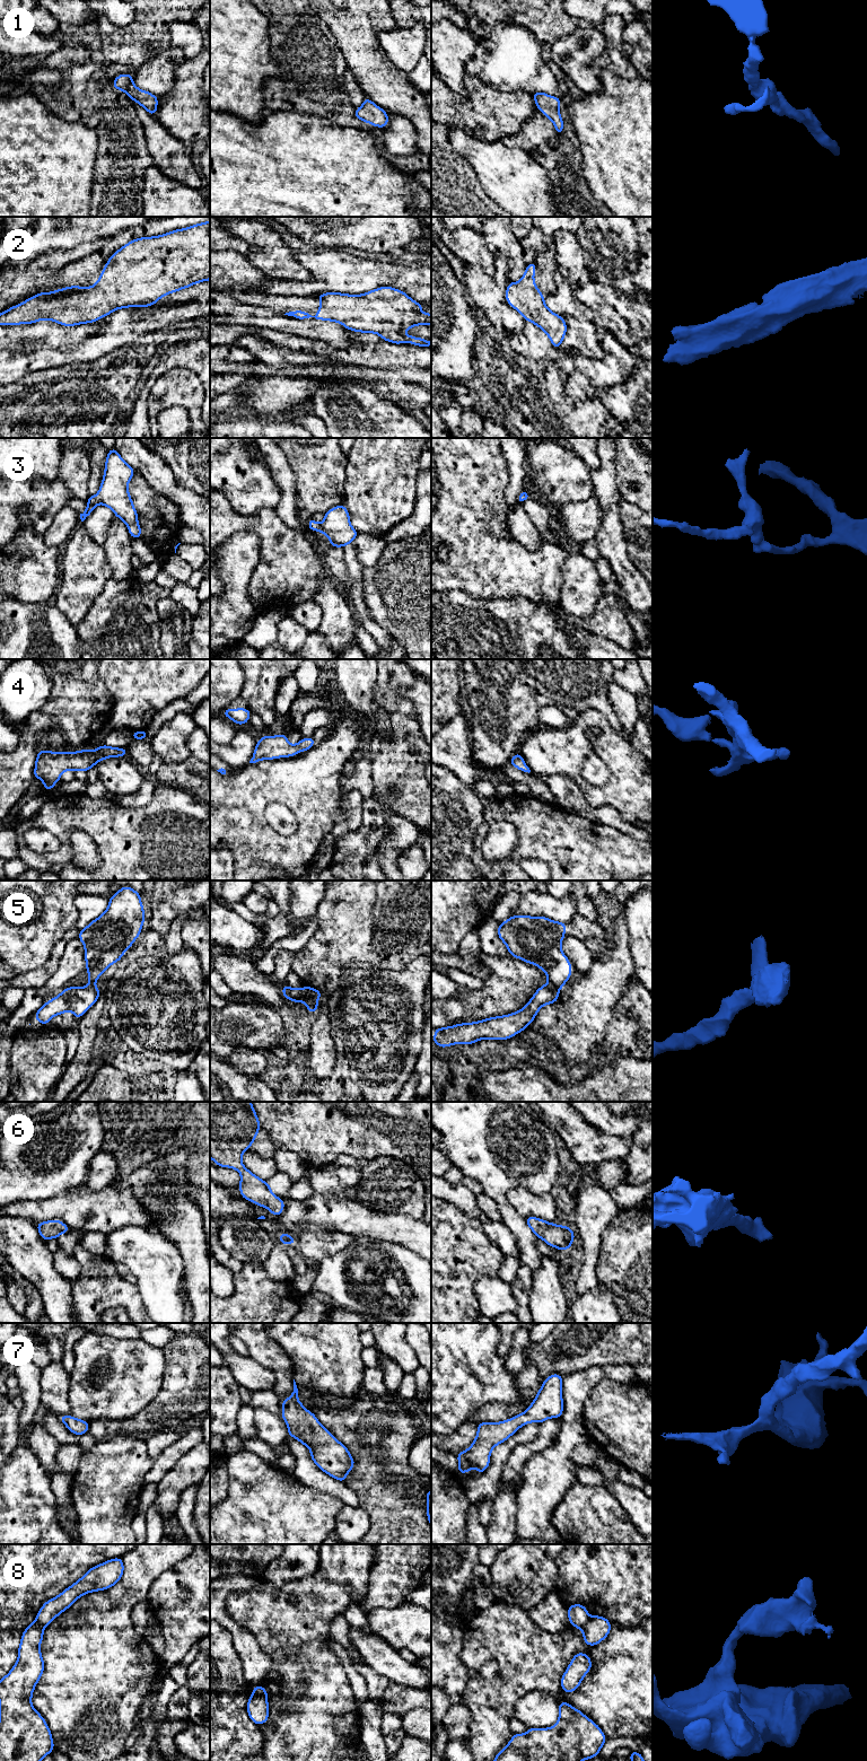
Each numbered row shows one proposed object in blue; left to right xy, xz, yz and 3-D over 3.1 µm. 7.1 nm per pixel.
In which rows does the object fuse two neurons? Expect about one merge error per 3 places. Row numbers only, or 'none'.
5, 8

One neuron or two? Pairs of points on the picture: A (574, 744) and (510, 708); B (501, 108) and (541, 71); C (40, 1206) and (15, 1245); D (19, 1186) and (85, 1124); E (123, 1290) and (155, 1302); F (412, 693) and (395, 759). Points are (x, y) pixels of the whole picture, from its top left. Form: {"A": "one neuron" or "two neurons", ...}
{"A": "two neurons", "B": "two neurons", "C": "two neurons", "D": "one neuron", "E": "two neurons", "F": "two neurons"}

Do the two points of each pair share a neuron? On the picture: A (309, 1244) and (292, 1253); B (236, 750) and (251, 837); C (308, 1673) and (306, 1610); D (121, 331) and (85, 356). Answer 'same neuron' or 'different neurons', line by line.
A: different neurons
B: different neurons
C: same neuron
D: same neuron

